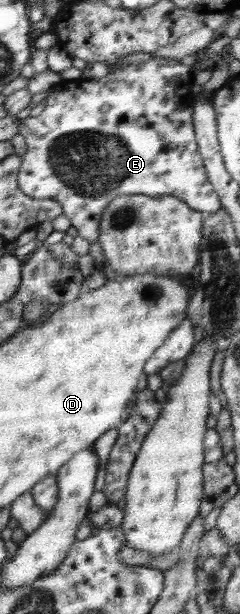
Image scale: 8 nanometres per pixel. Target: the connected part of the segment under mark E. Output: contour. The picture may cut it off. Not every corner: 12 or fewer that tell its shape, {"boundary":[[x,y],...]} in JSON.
{"boundary":[[150,53],[60,80],[20,188],[99,237],[122,195],[223,209],[193,68]]}

